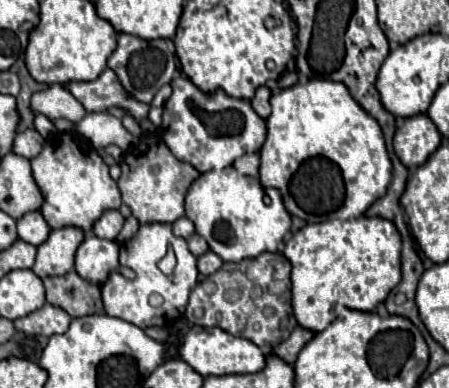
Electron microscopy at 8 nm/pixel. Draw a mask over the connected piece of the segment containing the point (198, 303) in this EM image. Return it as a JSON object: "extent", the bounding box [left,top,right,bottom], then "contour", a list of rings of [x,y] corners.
{"extent":[187,252,297,354],"contour":[[[265,252],[253,260],[241,260],[237,264],[225,262],[221,270],[199,282],[187,304],[187,320],[197,326],[219,326],[221,330],[241,336],[257,344],[269,354],[279,342],[287,340],[297,320],[291,308],[291,264],[275,252]]]}

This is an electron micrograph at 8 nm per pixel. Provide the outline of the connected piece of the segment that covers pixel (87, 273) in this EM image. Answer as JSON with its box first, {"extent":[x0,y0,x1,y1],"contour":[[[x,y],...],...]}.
{"extent":[75,234,119,284],"contour":[[[87,234],[75,254],[75,270],[93,284],[103,284],[113,270],[119,270],[119,244]]]}

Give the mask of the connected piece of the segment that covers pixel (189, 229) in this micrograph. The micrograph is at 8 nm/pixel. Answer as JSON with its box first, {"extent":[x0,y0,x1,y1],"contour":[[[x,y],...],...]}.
{"extent":[173,216,195,238],"contour":[[[183,216],[183,218],[179,218],[179,220],[173,222],[173,234],[175,234],[175,236],[189,238],[193,232],[195,232],[195,226],[193,226],[193,222],[191,222],[189,218]]]}

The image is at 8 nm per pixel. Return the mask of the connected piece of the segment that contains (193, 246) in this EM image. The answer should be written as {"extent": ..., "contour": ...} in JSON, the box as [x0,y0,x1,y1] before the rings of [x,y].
{"extent":[187,234,209,256],"contour":[[[193,234],[193,238],[189,238],[187,244],[189,244],[189,250],[191,250],[195,256],[201,256],[203,252],[209,250],[209,244],[207,244],[205,238],[201,238],[199,234]]]}

